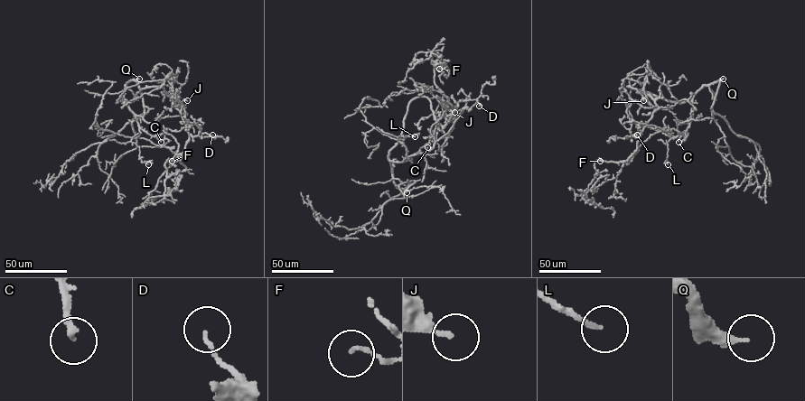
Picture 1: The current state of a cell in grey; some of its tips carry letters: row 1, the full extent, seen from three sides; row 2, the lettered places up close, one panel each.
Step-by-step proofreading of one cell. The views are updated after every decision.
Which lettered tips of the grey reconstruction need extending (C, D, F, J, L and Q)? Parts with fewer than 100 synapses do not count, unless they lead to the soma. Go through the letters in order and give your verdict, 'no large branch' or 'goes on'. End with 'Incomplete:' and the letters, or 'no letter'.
C: no large branch
D: no large branch
F: no large branch
J: no large branch
L: no large branch
Q: goes on
Incomplete: Q

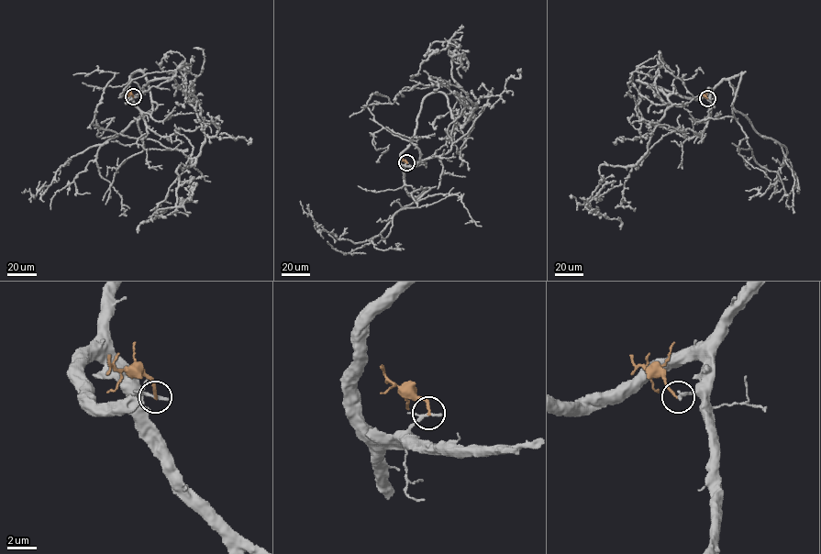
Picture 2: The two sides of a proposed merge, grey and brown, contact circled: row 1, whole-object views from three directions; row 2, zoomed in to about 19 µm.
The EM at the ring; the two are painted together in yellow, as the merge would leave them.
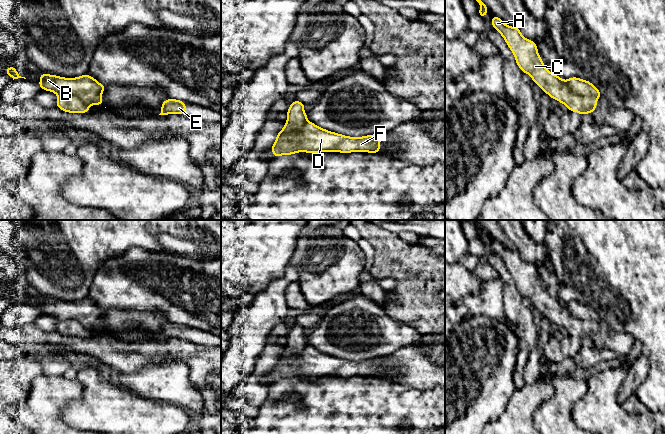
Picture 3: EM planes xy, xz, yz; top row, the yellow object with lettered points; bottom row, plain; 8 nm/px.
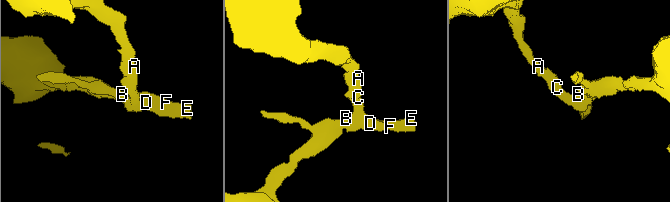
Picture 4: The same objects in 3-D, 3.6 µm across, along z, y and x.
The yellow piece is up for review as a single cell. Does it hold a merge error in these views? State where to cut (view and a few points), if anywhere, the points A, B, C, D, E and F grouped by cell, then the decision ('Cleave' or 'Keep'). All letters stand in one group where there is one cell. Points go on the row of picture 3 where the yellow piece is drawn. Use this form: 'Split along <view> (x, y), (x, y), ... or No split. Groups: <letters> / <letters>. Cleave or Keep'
Split along yz (564, 81), (574, 93), (591, 95), (596, 99). Groups: A C / B D E F. Cleave

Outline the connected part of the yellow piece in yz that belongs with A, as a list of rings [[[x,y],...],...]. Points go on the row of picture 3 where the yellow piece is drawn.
[[[492,16],[491,22],[493,28],[505,39],[518,67],[523,73],[529,74],[542,91],[566,105],[572,112],[578,112],[582,116],[593,113],[597,106],[597,99],[574,94],[562,78],[551,73],[539,56],[537,44],[534,41],[523,37],[517,26],[507,26],[499,17]]]

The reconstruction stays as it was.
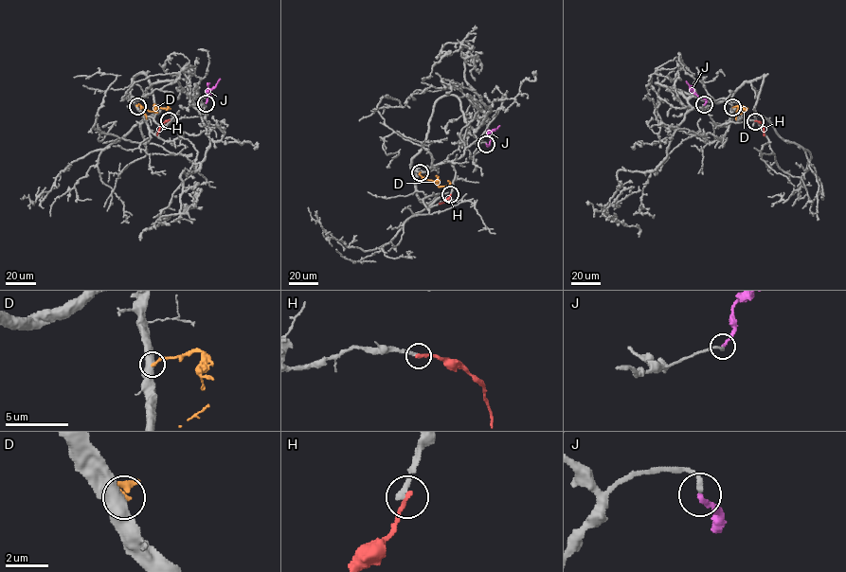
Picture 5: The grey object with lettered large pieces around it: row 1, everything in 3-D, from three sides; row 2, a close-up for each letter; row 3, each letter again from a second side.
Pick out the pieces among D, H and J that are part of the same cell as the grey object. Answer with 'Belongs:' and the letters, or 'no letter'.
Belongs: J

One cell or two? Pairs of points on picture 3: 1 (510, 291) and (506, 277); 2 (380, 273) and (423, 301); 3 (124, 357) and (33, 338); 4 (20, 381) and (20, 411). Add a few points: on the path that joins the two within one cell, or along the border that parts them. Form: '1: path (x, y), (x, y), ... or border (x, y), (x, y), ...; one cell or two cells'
1: path (509, 288), (507, 280); one cell
2: path (391, 273), (395, 273), (412, 290); one cell
3: path (101, 348), (91, 346), (56, 346); one cell
4: border (31, 381), (28, 396), (23, 401), (10, 406); two cells

